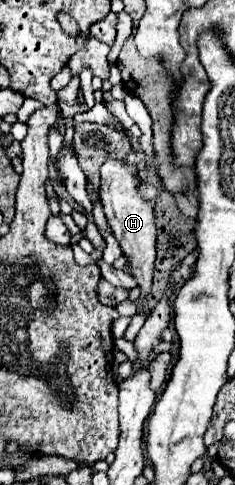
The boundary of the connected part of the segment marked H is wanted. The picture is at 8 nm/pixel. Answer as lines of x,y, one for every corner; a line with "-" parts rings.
105,161
101,165
101,205
105,209
105,217
113,229
117,243
121,245
131,275
137,279
141,295
147,297
151,293
153,281
153,263
155,263
155,213
153,207
139,195
137,191
137,167
127,161

